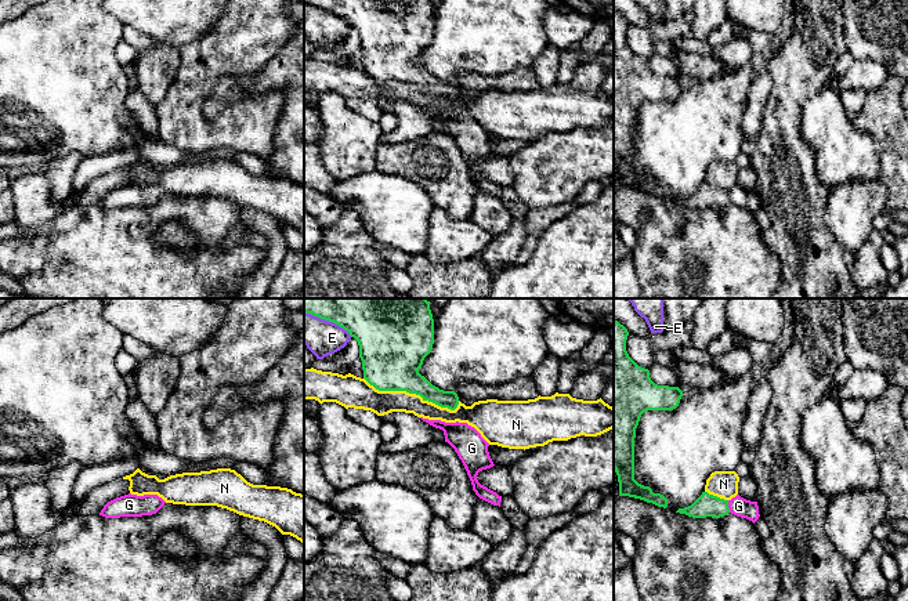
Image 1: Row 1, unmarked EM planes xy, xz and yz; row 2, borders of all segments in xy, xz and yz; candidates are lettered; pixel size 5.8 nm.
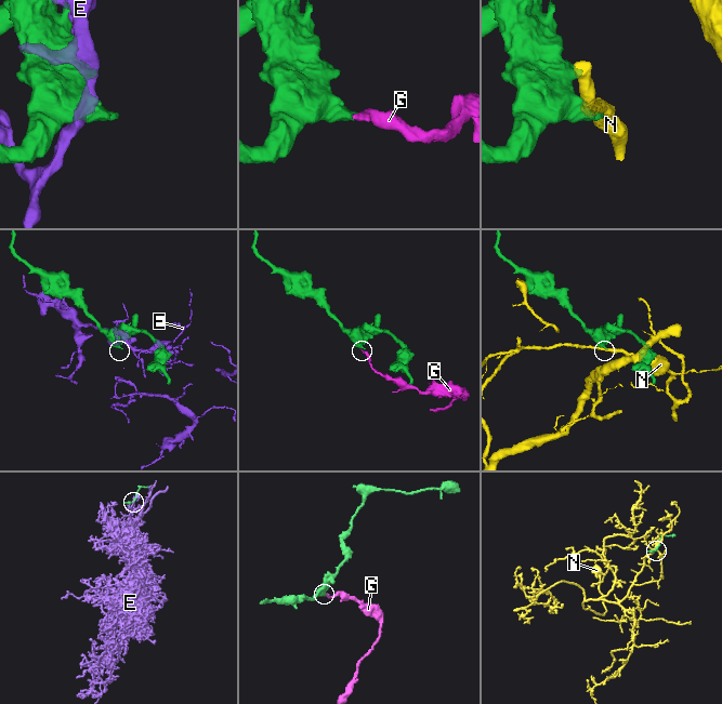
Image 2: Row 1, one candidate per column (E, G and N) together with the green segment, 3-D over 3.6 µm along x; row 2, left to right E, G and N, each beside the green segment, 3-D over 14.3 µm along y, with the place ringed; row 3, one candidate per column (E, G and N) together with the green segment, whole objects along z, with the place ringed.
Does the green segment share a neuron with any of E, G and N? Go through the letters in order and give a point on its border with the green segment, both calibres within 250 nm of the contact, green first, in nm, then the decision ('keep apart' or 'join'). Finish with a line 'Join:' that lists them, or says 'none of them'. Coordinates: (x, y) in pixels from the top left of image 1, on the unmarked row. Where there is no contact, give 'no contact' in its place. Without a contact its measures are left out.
E: meets green in xz at (328, 10); 220 nm thick on the green side, 200 nm on the other; keep apart
G: meets green in yz at (727, 196); 130 nm thick on the green side, 120 nm on the other; join
N: meets green in xz at (412, 83); 360 nm thick on the green side, 140 nm on the other; keep apart
Join: G

